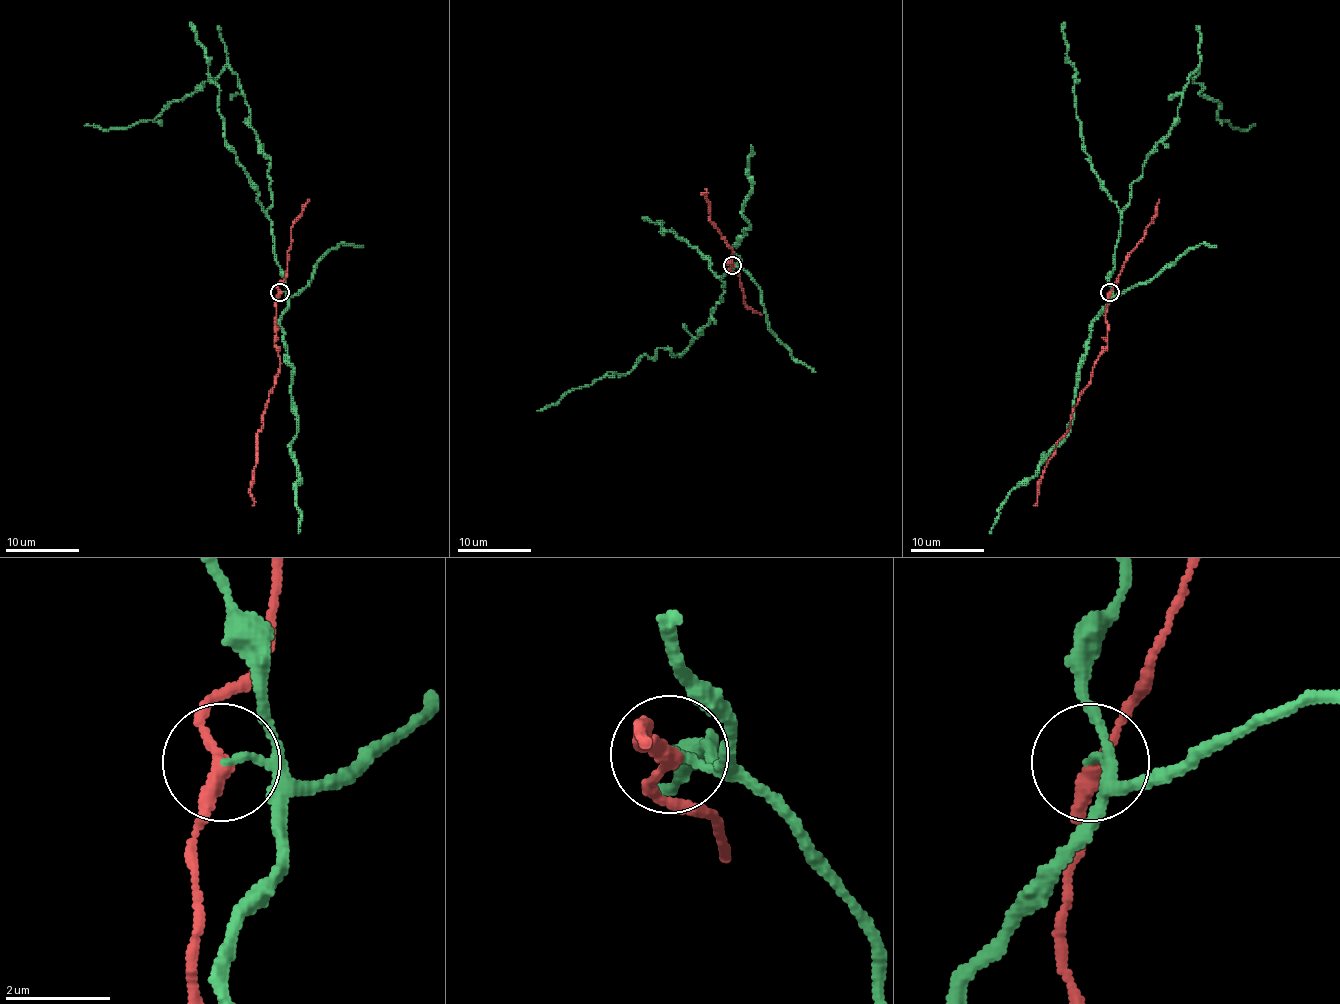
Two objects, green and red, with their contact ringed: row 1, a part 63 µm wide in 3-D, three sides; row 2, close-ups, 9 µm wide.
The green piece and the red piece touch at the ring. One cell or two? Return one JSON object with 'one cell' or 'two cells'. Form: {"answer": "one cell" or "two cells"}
{"answer": "two cells"}

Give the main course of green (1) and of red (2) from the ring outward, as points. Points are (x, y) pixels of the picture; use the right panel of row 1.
1: (1109, 291), (1122, 208), (1177, 118), (1190, 74), (1199, 66), (1192, 81), (1218, 101), (1220, 120), (1255, 125)
2: (1109, 291), (1107, 347), (1072, 413), (1070, 428), (1045, 468), (1033, 505)

